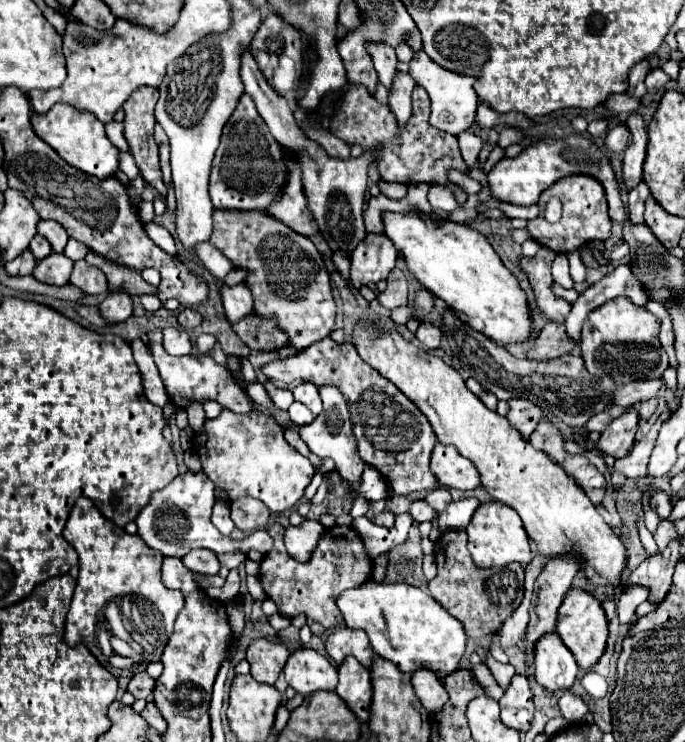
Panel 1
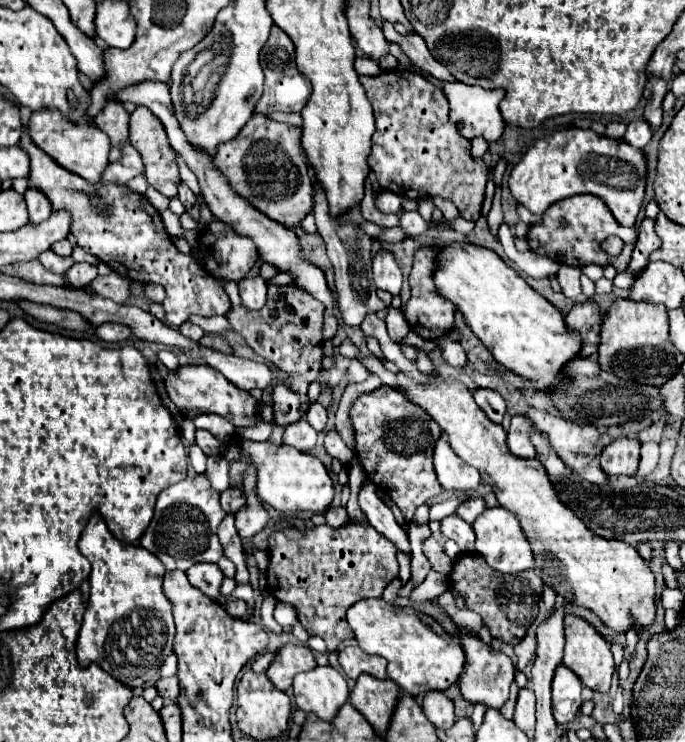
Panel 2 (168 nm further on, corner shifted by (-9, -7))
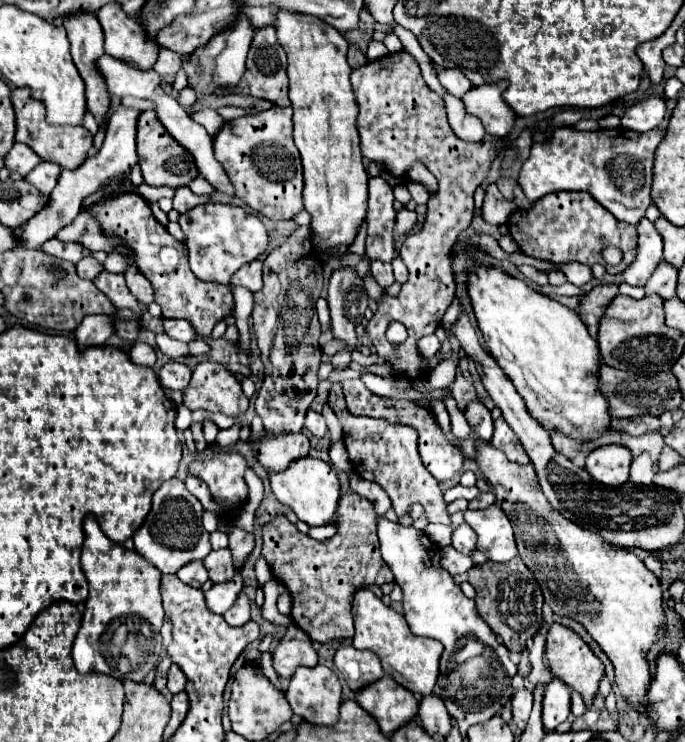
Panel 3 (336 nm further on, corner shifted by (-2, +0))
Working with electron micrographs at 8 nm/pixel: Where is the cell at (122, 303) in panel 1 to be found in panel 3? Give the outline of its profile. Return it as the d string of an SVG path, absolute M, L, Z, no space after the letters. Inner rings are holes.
M88 315L74 333L78 347L86 349L94 345L104 345L116 331L112 331L112 323L108 323L104 315Z

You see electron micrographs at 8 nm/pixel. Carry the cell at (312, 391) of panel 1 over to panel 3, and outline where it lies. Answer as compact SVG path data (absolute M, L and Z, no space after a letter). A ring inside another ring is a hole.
M314 409L308 411L304 425L306 425L306 429L308 429L314 437L324 437L324 433L326 433L324 417L322 417L322 413L318 413L318 411L314 411Z

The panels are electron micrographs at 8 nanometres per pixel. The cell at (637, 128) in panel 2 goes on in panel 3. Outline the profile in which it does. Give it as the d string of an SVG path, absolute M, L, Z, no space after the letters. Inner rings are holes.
M648 97L642 103L632 105L630 109L626 109L626 113L622 115L622 127L636 131L636 133L644 133L650 129L656 129L666 113L666 105L664 105L664 97Z

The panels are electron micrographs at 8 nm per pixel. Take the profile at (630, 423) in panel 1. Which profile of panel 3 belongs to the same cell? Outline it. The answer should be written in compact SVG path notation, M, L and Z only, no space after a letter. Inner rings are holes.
M602 445L586 457L586 471L594 481L606 487L618 487L628 481L632 453L624 445Z

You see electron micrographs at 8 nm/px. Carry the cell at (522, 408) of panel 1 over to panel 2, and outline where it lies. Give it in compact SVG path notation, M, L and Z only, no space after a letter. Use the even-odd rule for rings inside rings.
M513 416L511 418L511 428L507 434L507 448L513 456L535 458L535 448L531 446L529 432L531 432L529 418L525 418L525 416Z

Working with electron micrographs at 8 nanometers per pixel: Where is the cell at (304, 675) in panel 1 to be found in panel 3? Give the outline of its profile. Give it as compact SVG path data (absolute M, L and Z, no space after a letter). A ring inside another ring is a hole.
M326 665L316 667L298 667L296 673L290 679L290 685L286 689L286 699L296 715L300 715L304 721L314 725L334 725L338 721L338 707L342 703L342 687L332 669Z

